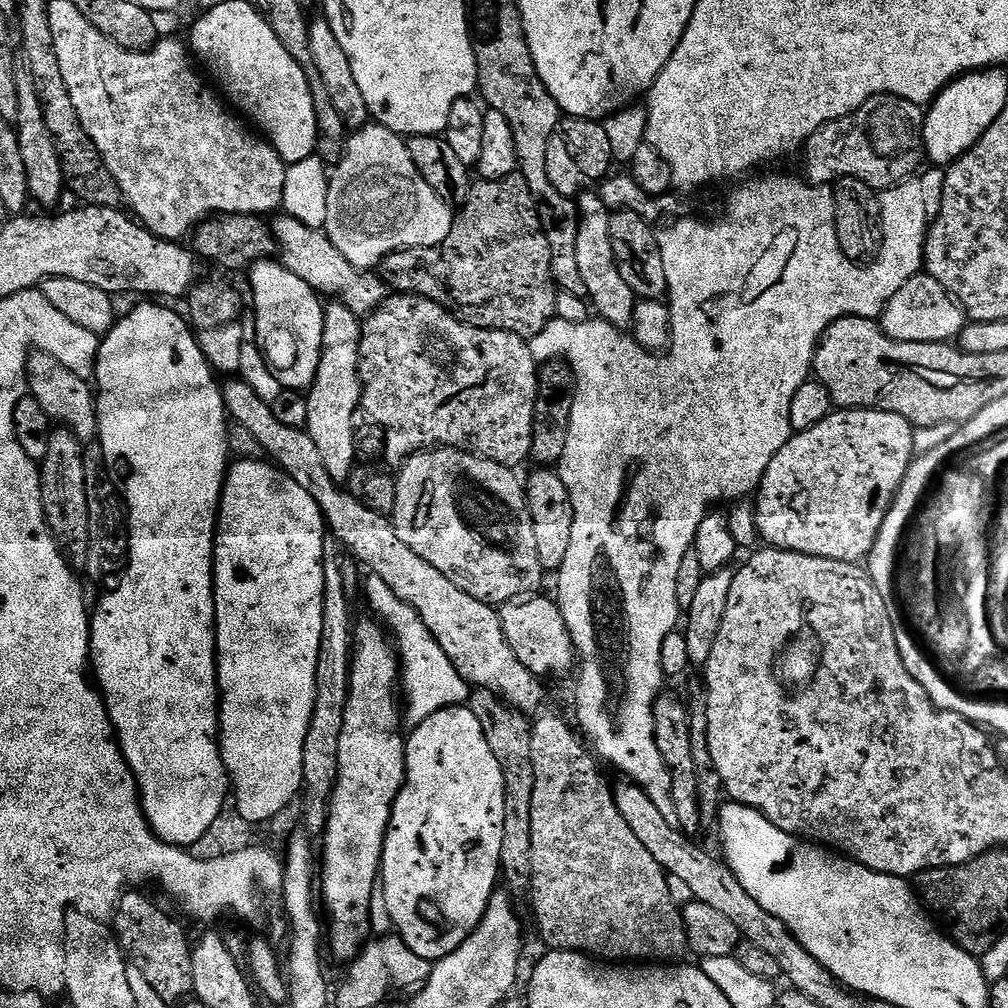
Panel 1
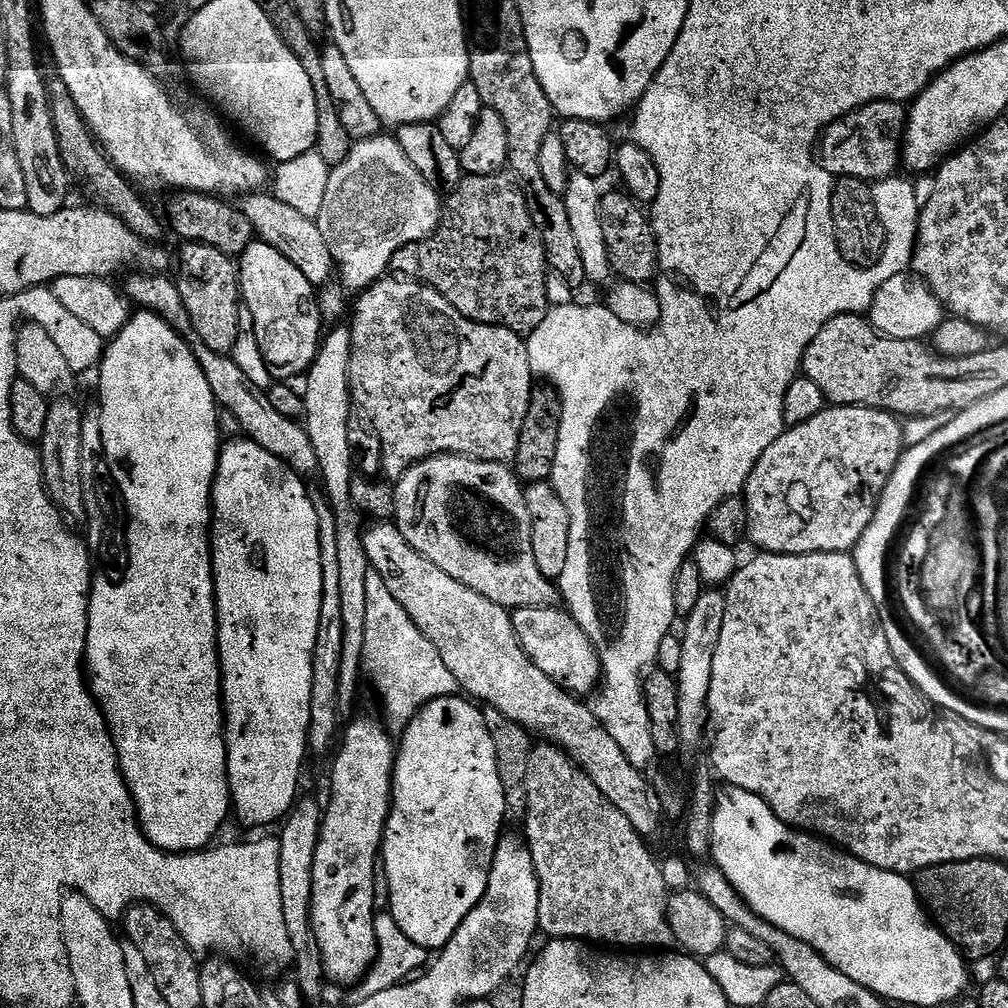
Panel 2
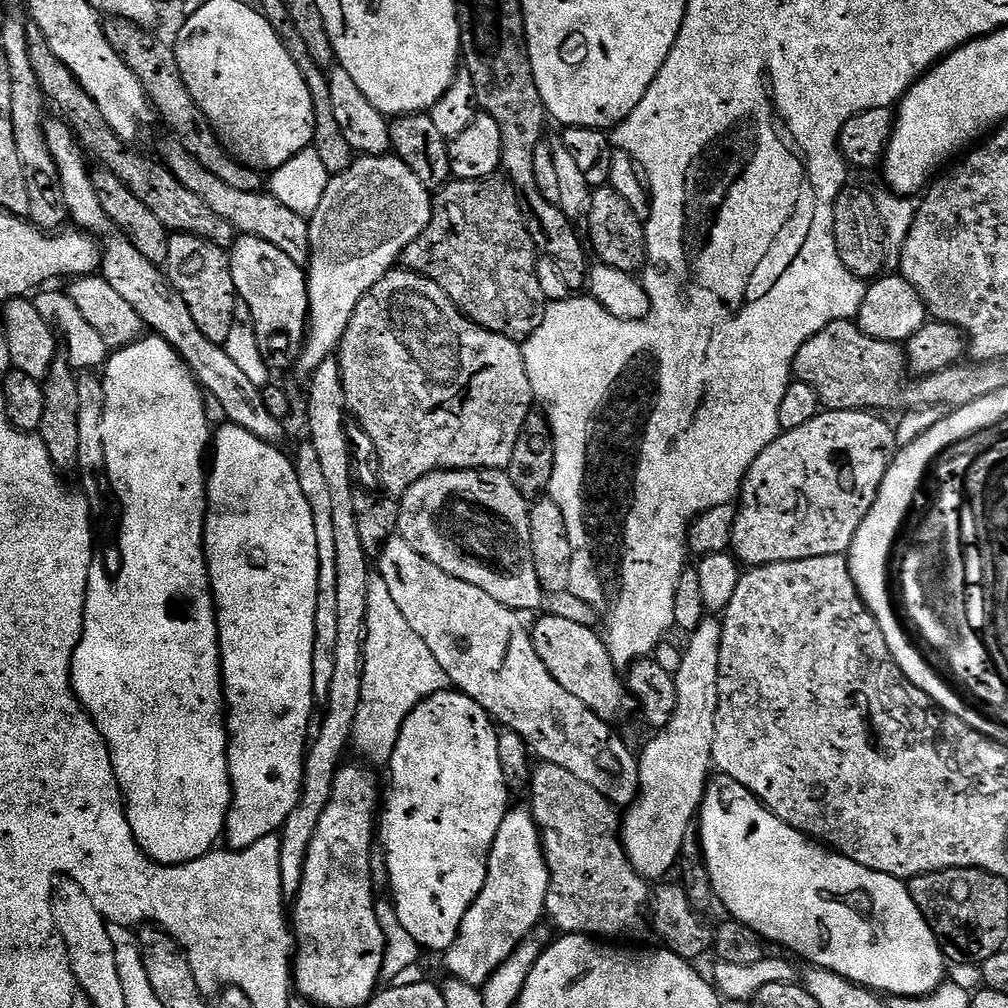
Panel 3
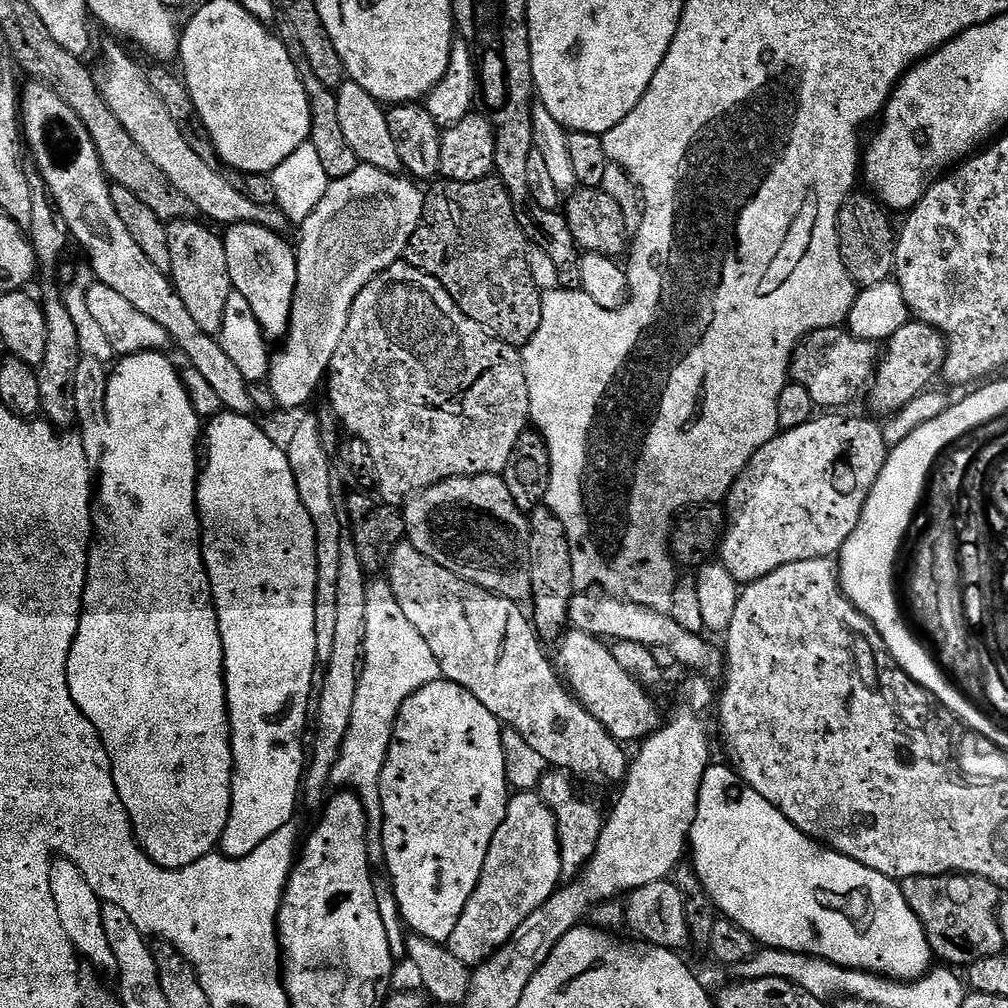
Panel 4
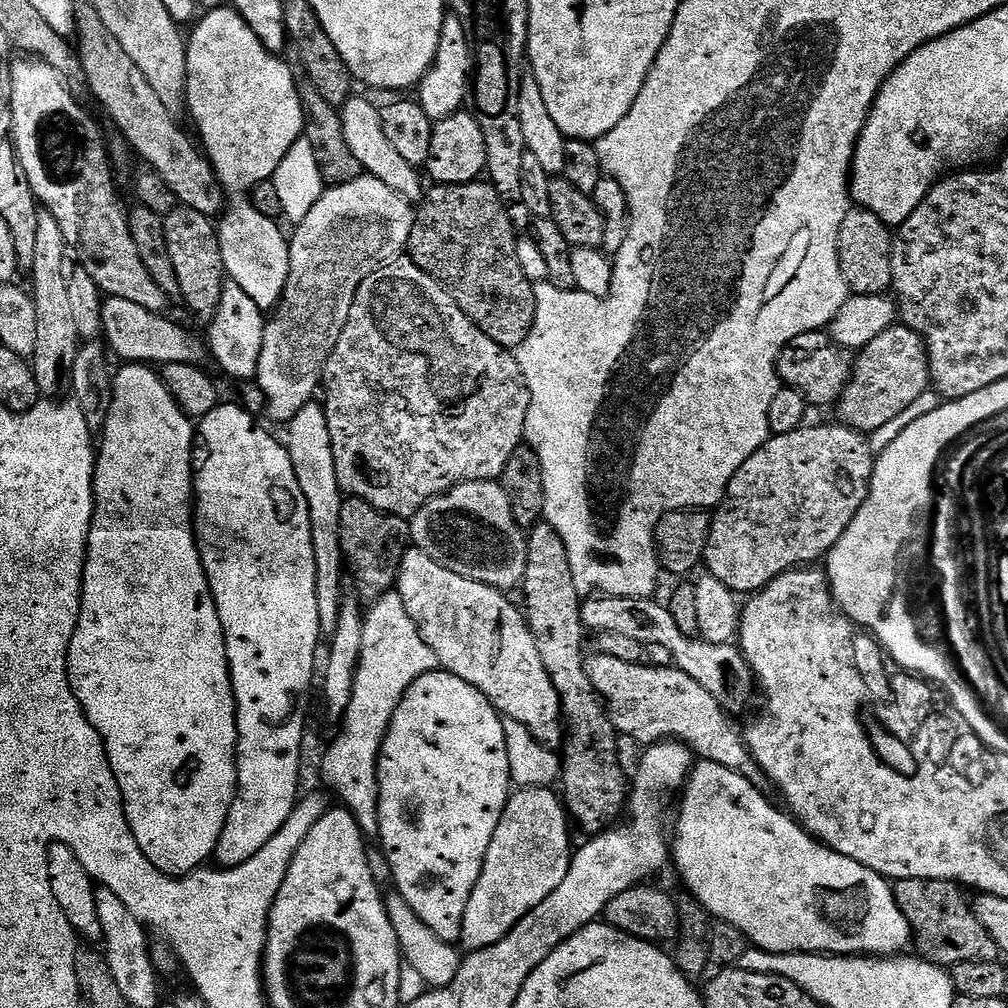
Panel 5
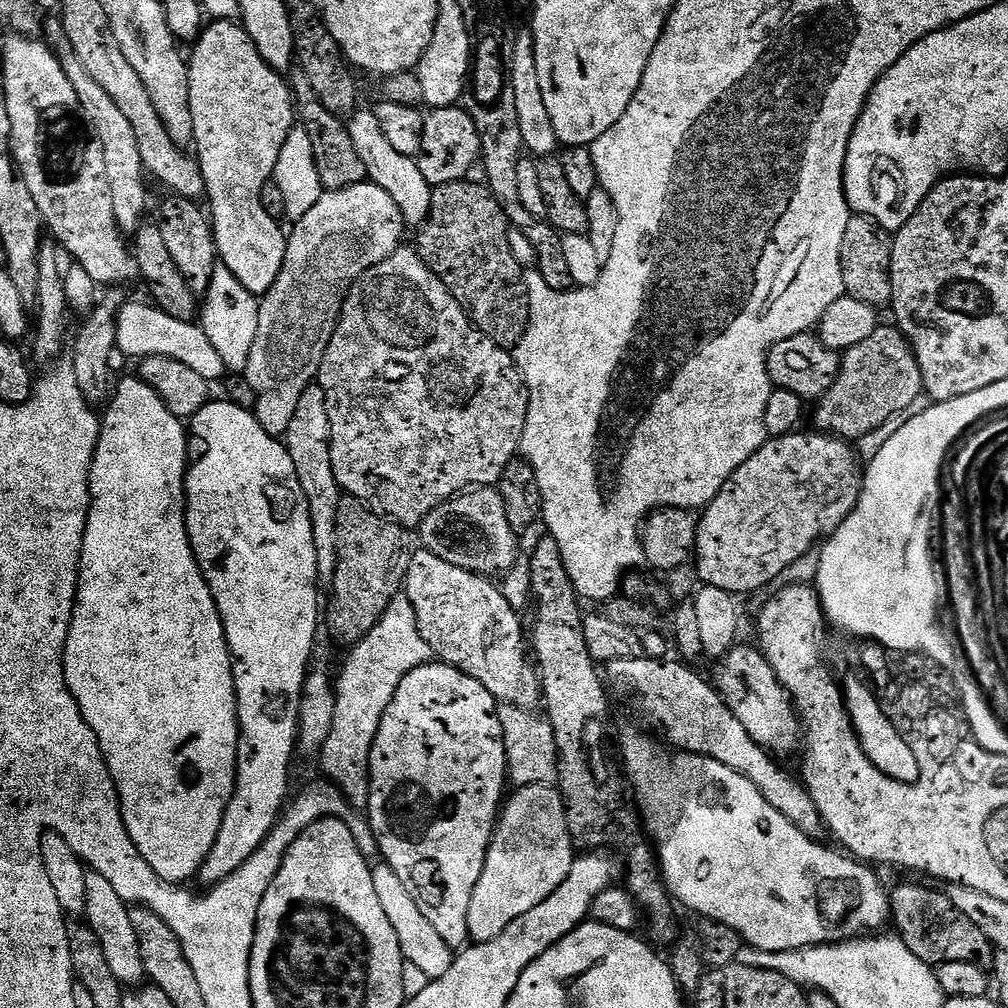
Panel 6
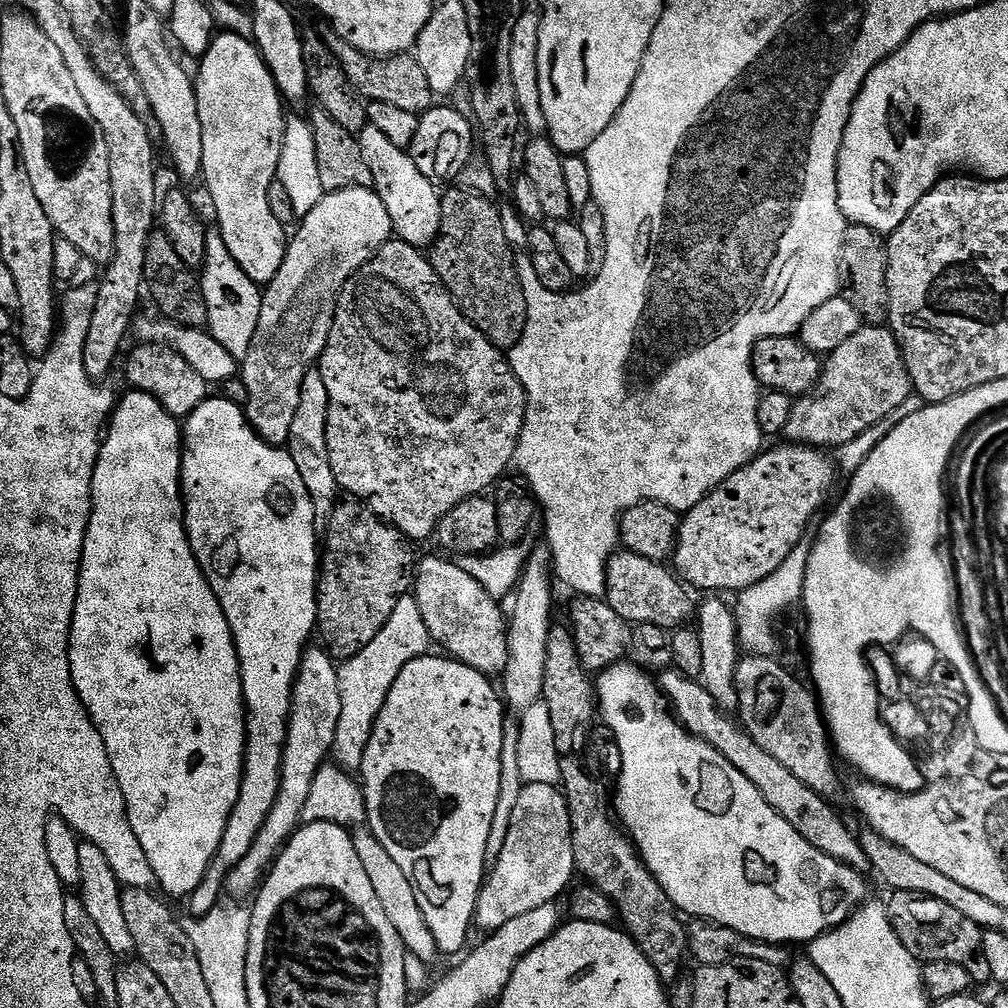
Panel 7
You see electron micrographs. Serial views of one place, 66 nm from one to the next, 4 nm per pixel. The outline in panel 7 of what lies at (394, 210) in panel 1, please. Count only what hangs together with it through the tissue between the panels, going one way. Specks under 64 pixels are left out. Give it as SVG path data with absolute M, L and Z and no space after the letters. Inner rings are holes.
M343 188L341 192L325 194L318 206L303 216L296 230L287 241L284 261L278 274L274 274L272 281L263 289L258 330L254 330L254 342L250 342L250 350L242 362L242 377L249 395L246 407L248 423L267 444L277 446L288 443L294 414L298 414L302 382L306 374L317 367L320 355L326 350L326 342L334 326L338 298L346 282L394 236L390 214L380 195L372 188Z

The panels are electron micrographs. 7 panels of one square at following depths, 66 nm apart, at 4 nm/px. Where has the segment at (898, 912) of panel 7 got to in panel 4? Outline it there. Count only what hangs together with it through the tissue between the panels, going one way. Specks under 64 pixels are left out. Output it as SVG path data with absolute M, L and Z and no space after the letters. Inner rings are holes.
M945 874L911 876L899 881L899 886L906 902L910 902L910 910L914 910L922 922L932 955L937 961L948 966L967 966L1005 951L1006 937L998 915L1002 889L994 882L981 876Z

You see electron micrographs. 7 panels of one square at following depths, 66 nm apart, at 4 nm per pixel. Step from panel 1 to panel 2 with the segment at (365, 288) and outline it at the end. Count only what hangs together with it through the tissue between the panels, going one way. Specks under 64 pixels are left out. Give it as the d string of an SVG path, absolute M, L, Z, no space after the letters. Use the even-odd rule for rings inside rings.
M261 190L245 195L242 200L242 209L250 220L250 226L259 243L274 246L274 250L278 250L282 258L290 258L290 262L294 262L294 266L298 266L298 270L306 274L311 284L323 286L331 276L333 279L334 265L326 246L326 238L322 238L322 230L318 230L315 220L306 218L306 214L286 206L286 202L282 202L276 195L268 193L267 196L266 193L267 191Z

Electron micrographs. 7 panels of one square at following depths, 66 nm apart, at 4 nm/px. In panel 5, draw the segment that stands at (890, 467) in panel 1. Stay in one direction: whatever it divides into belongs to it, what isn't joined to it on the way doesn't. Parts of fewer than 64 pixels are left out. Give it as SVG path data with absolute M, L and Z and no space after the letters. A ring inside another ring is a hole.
M833 422L772 436L758 451L750 454L728 483L727 499L712 516L710 538L702 561L707 575L718 578L718 582L726 582L726 586L737 594L755 594L784 572L823 561L842 538L846 526L854 522L854 514L858 514L868 497L874 463L868 439L865 433Z

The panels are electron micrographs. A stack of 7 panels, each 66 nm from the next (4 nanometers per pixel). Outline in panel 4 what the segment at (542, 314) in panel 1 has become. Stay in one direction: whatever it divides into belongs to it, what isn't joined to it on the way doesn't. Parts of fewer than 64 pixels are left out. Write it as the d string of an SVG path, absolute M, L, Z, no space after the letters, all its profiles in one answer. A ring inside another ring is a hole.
M495 175L478 182L454 182L441 179L440 188L448 192L448 204L444 200L425 203L424 217L418 230L410 238L403 259L413 268L433 276L454 298L454 302L478 326L498 337L502 342L520 350L534 338L538 326L542 326L542 288L536 285L532 277L532 268L528 265L528 236L518 226L516 208L512 204L506 186Z

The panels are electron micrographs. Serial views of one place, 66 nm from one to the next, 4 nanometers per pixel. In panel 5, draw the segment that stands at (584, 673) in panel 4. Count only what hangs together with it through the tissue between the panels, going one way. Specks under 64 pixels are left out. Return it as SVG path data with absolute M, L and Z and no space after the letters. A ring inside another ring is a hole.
M603 654L595 655L589 655L586 660L590 682L596 693L600 695L600 699L603 700L605 708L608 709L608 718L621 737L629 736L634 743L640 744L639 746L651 746L661 742L682 743L687 748L691 748L700 760L709 760L718 766L726 766L726 770L741 772L755 788L765 787L764 772L748 753L748 746L744 742L741 729L739 727L736 729L736 724L732 721L735 719L728 709L720 705L718 698L714 698L710 690L702 687L702 682L694 682L690 674L686 674L681 668L675 666L651 668L651 663L648 662L631 664L622 662L622 658L610 658Z

